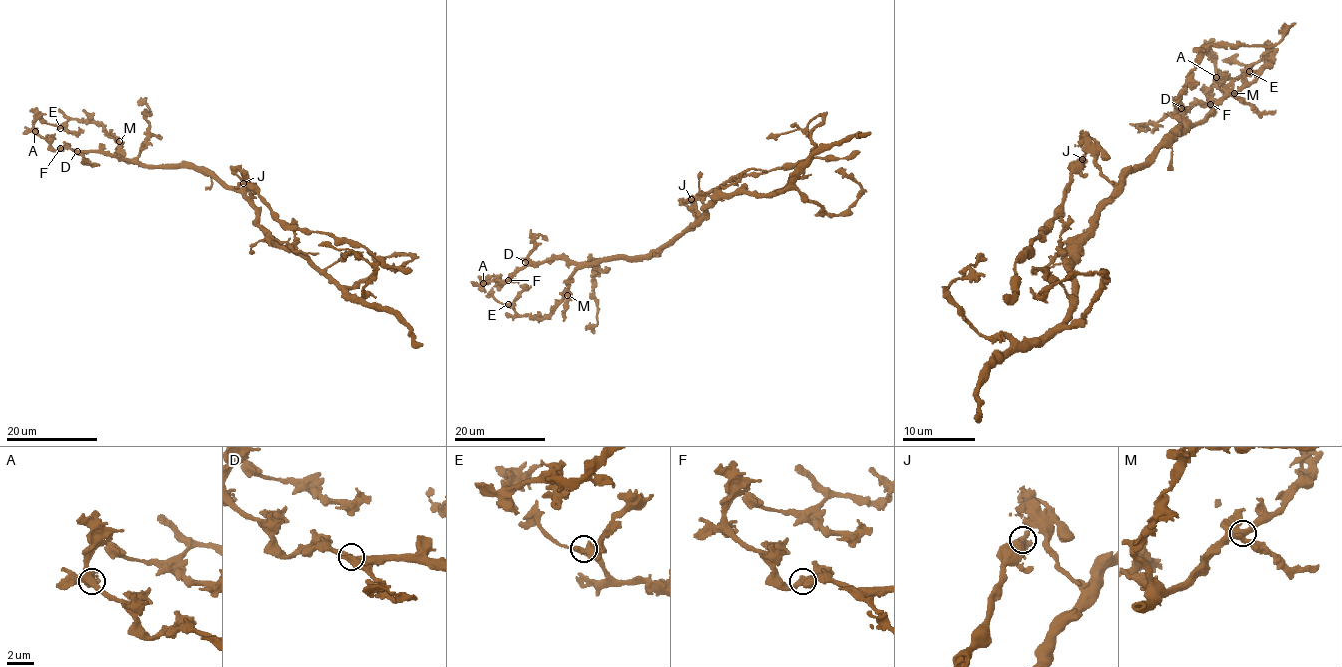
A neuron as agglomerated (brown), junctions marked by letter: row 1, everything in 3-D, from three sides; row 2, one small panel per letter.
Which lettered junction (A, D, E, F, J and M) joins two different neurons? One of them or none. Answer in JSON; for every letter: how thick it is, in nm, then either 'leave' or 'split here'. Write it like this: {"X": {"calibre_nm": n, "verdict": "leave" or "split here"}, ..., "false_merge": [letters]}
{"A": {"calibre_nm": 440, "verdict": "leave"}, "D": {"calibre_nm": 440, "verdict": "leave"}, "E": {"calibre_nm": 400, "verdict": "leave"}, "F": {"calibre_nm": 440, "verdict": "leave"}, "J": {"calibre_nm": 440, "verdict": "split here"}, "M": {"calibre_nm": 480, "verdict": "leave"}, "false_merge": ["J"]}

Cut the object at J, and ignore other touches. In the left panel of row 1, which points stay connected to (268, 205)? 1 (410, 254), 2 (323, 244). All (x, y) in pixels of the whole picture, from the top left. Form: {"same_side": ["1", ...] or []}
{"same_side": []}

